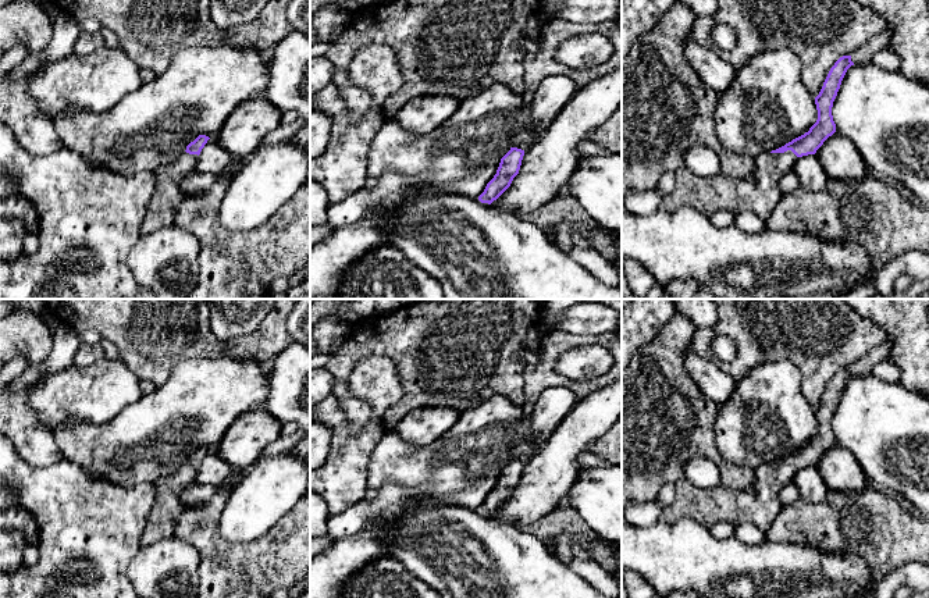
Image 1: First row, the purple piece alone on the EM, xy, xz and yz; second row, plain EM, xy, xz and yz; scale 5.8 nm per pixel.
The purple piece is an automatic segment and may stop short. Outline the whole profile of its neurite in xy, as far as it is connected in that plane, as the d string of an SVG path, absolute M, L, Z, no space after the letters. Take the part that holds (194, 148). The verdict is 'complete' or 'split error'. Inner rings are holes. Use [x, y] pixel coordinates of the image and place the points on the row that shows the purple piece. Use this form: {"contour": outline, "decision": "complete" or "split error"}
{"contour": "M199 135L174 163L165 164L154 171L156 191L140 227L142 235L174 225L177 207L188 196L181 189L181 182L197 171L199 154L209 139L206 135Z", "decision": "split error"}

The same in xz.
{"contour": "M510 147L510 150L501 159L496 174L487 184L484 192L478 196L481 203L491 204L510 186L513 178L519 174L523 156L524 150Z", "decision": "complete"}

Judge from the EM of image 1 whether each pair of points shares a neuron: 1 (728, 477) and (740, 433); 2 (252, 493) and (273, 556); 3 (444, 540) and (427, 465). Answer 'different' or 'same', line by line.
1: different
2: different
3: different

